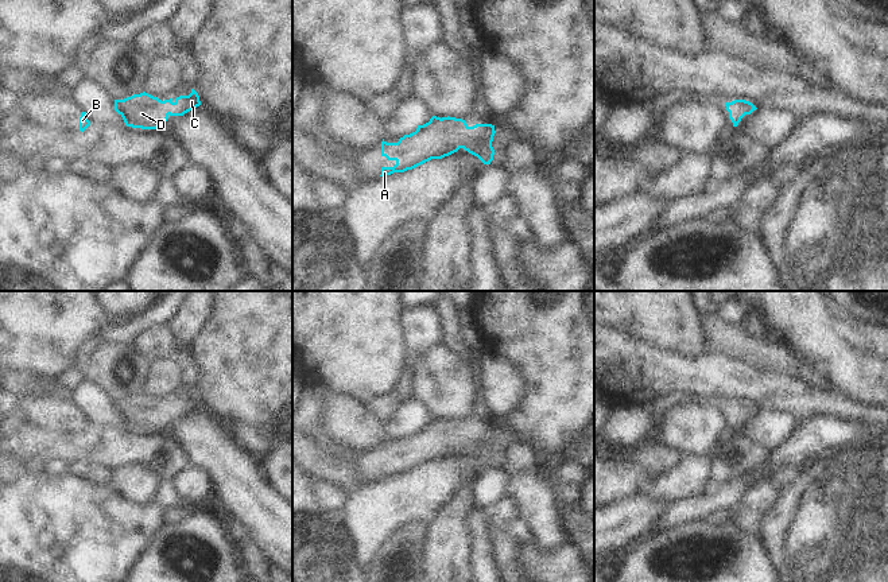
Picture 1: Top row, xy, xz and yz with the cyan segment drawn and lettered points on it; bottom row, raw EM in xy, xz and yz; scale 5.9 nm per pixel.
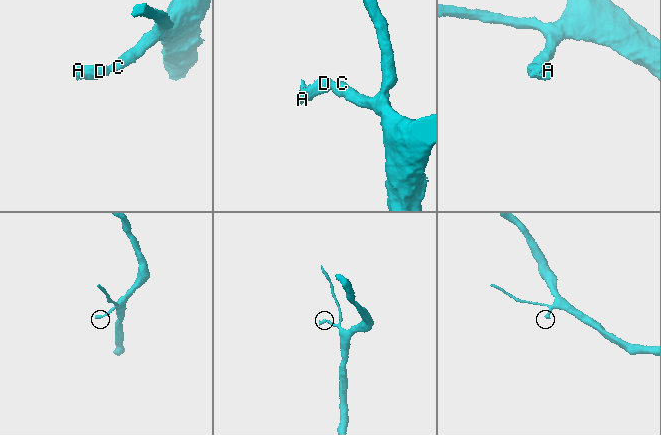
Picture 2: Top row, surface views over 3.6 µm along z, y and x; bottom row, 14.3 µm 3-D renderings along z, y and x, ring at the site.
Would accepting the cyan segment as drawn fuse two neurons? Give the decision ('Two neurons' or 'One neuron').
One neuron

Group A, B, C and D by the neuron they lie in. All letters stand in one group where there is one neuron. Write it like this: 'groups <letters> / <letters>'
groups A B C D

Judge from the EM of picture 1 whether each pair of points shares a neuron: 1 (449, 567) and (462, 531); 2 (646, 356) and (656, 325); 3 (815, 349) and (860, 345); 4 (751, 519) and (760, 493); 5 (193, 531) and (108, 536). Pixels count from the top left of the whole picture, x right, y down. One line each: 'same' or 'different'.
1: same
2: different
3: same
4: same
5: different

